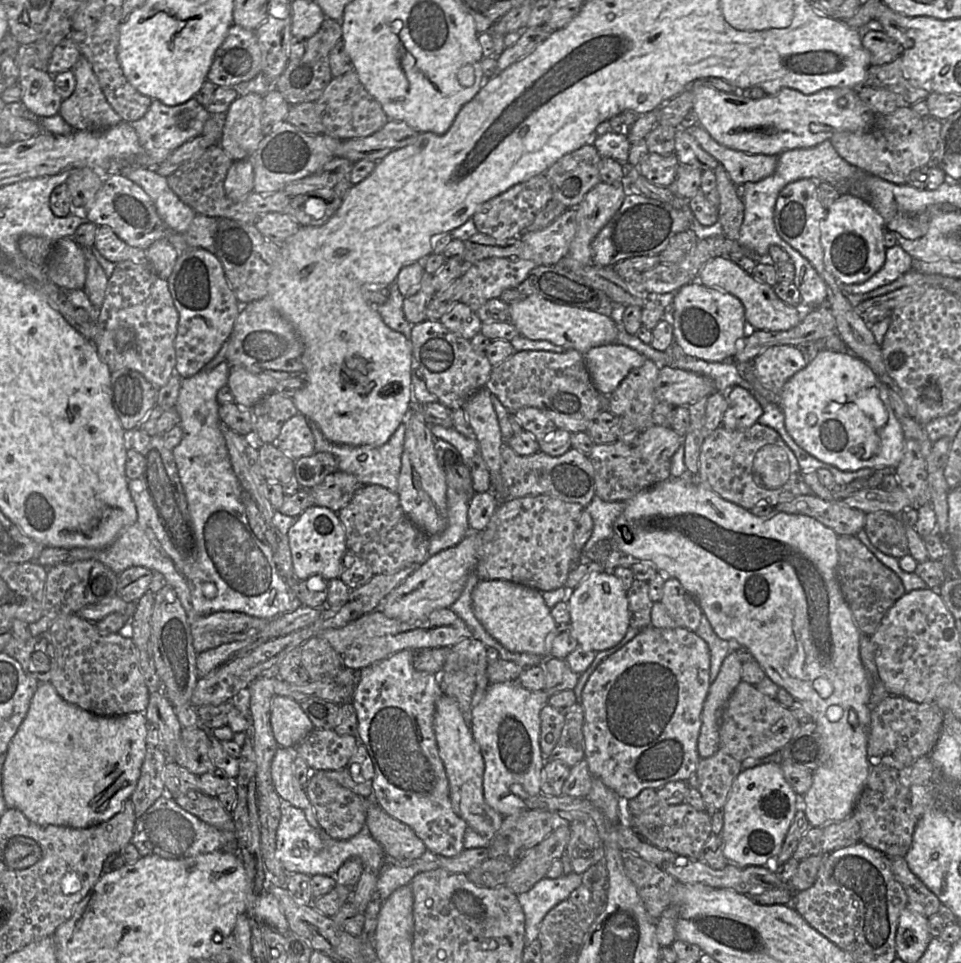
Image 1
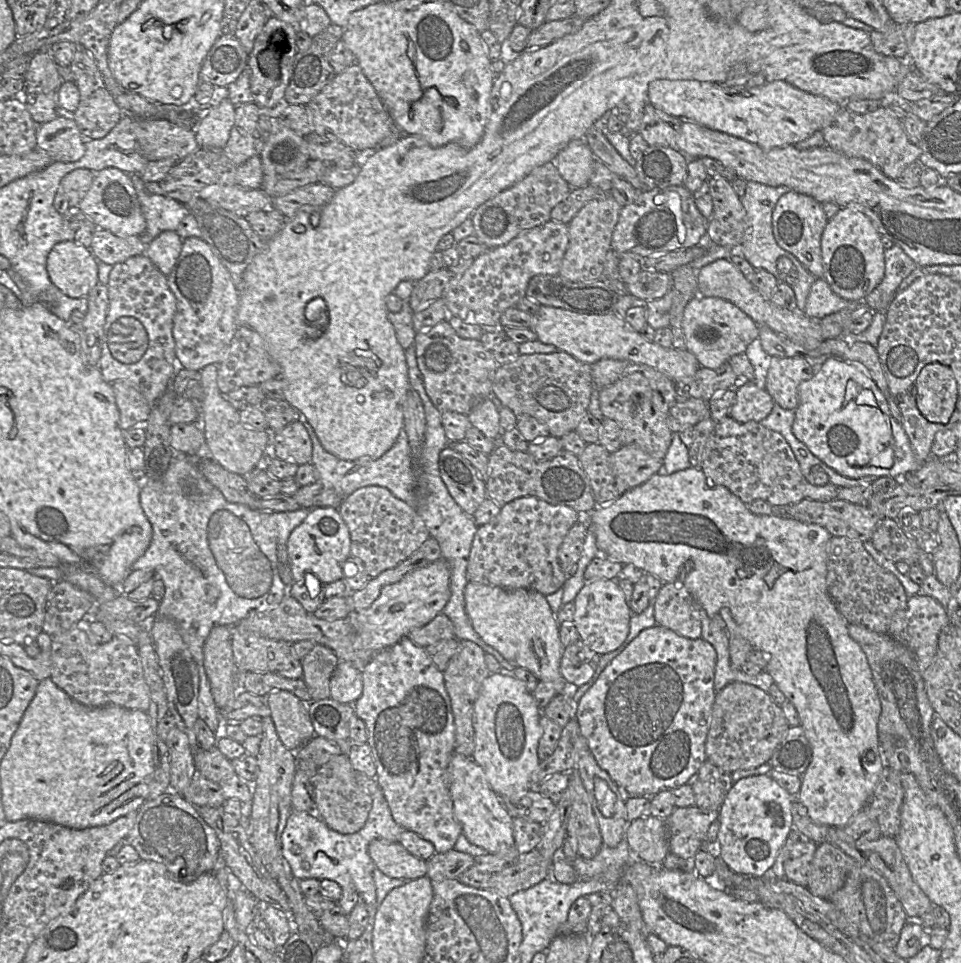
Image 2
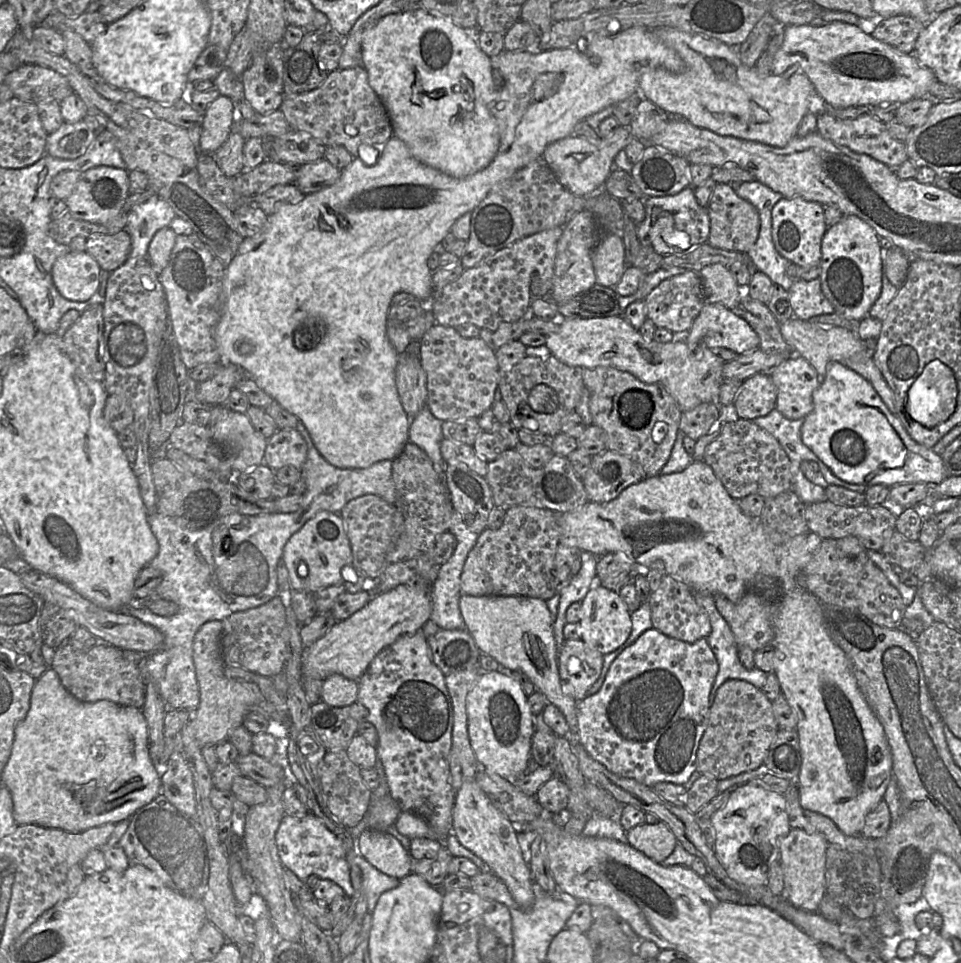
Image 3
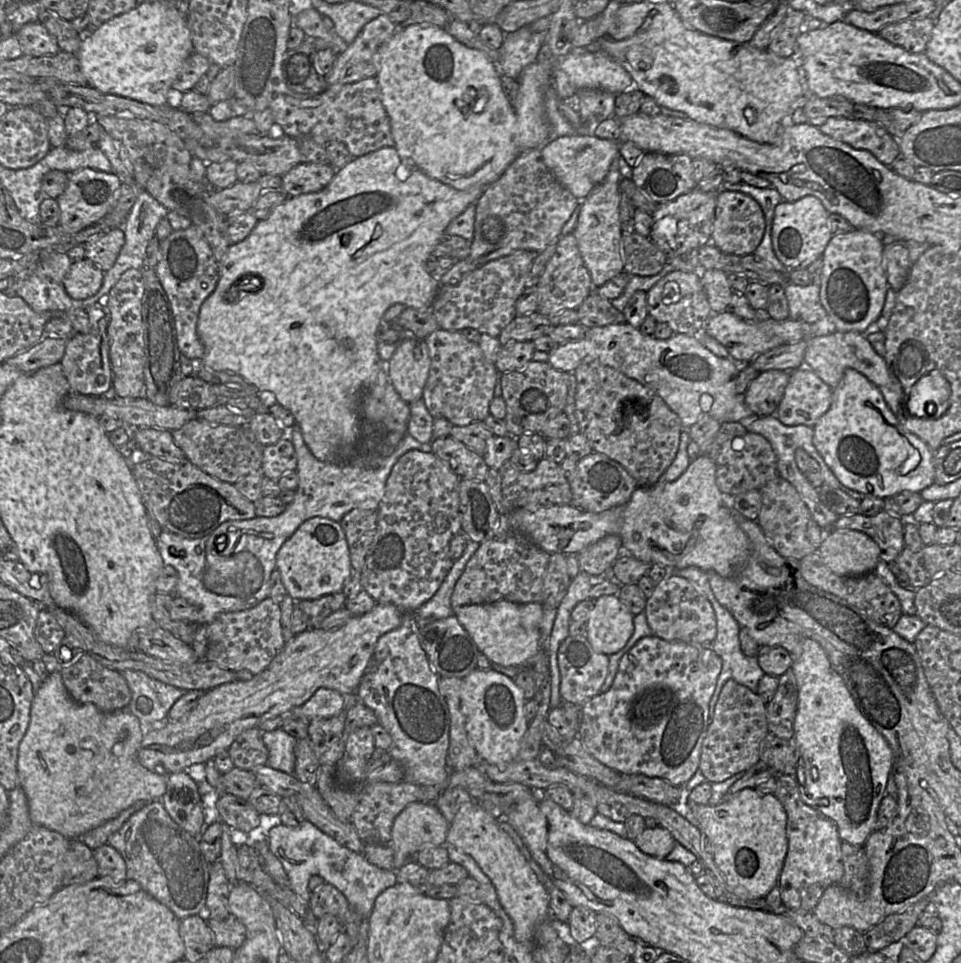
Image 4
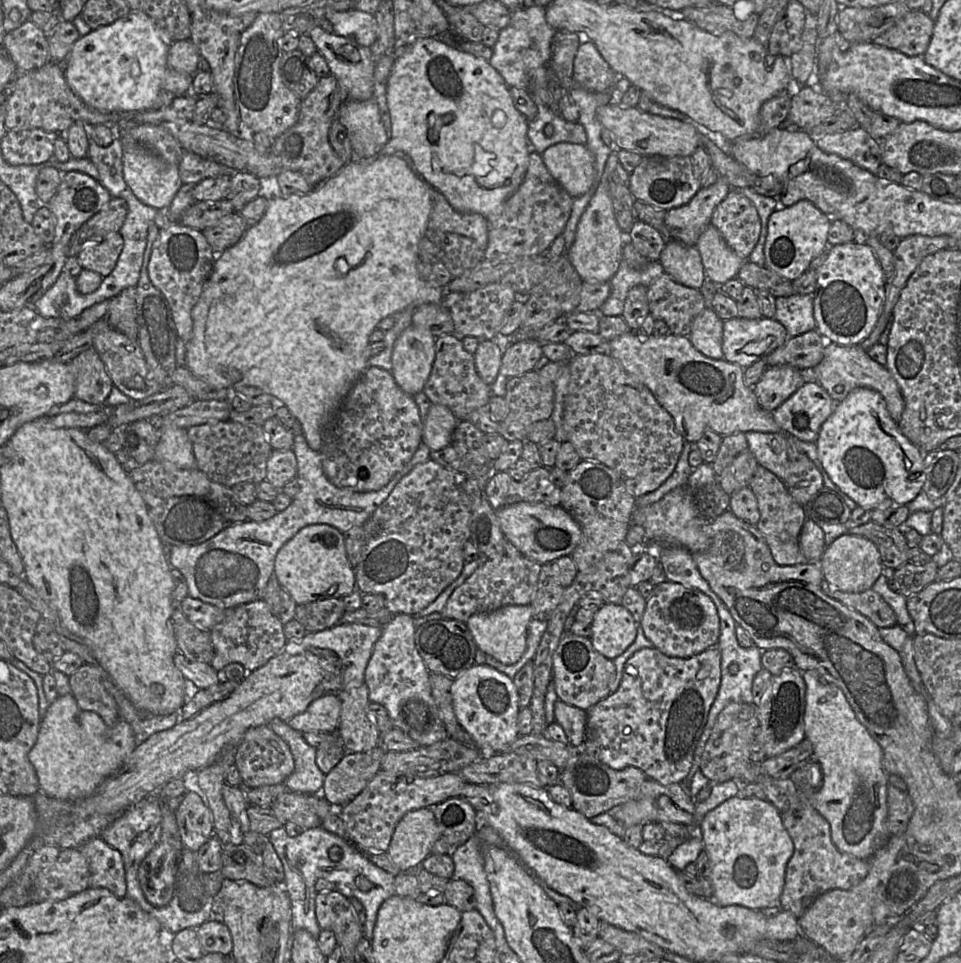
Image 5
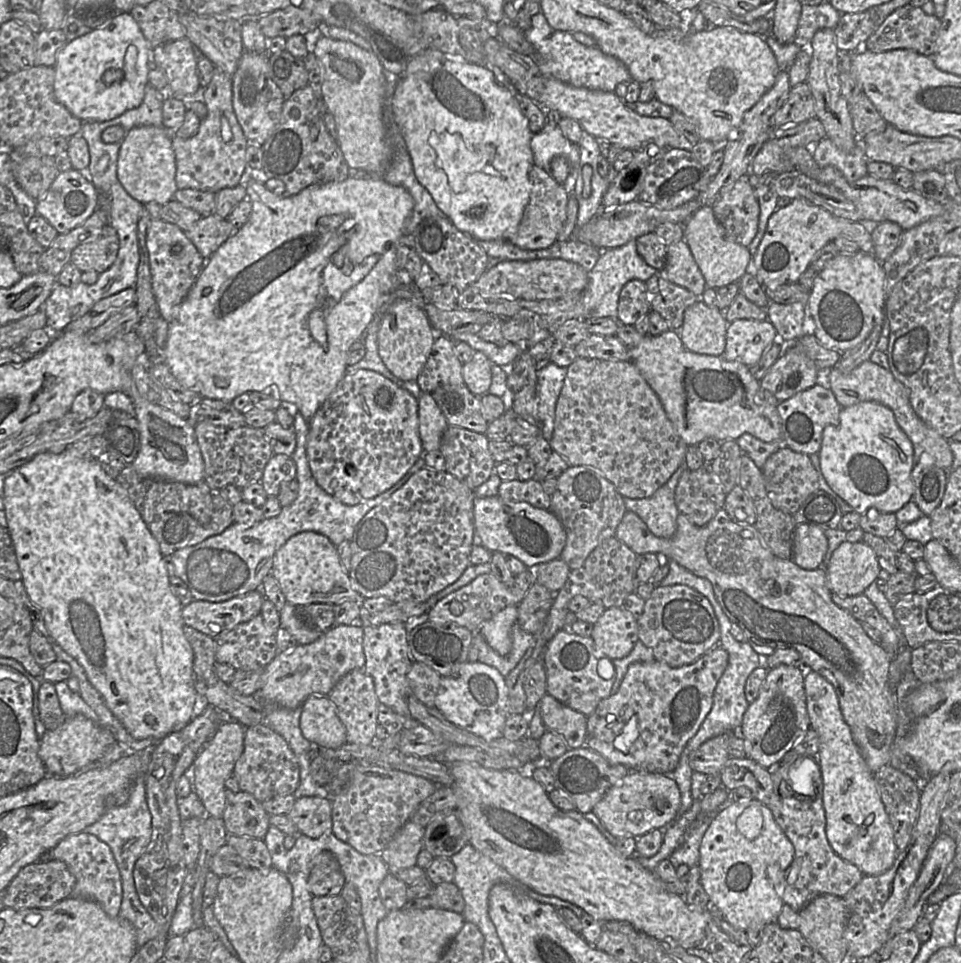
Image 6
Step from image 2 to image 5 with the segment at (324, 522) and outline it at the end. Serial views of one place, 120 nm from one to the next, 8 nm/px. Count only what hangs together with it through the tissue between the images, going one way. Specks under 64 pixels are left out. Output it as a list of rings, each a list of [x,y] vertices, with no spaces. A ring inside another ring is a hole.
[[[328,524],[307,525],[287,541],[276,554],[274,575],[297,605],[343,598],[356,590],[355,568],[348,560],[343,533]]]

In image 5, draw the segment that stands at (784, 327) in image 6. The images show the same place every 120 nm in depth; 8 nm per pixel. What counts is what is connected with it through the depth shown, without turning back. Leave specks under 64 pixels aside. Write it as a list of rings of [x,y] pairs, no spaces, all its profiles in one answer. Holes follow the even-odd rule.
[[[815,293],[776,298],[774,318],[786,328],[789,338],[816,329],[814,298]]]

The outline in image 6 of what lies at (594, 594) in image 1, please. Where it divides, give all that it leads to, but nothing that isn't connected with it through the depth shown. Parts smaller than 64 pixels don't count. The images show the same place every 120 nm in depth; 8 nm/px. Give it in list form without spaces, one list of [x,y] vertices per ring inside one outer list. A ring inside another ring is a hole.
[[[623,607],[606,608],[593,625],[591,638],[599,654],[610,660],[624,658],[639,640],[637,620]]]

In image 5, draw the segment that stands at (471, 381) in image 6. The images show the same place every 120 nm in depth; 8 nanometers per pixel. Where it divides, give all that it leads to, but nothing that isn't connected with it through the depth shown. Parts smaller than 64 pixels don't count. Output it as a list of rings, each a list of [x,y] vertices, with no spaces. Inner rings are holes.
[[[501,336],[493,340],[484,339],[474,353],[475,367],[480,378],[487,384],[492,385],[500,371],[502,356],[507,346],[512,343],[508,337]]]

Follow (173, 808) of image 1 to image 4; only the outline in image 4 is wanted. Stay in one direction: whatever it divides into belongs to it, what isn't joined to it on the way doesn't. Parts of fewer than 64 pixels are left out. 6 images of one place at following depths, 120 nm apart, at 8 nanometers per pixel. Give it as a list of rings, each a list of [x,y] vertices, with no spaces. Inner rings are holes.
[[[162,799],[152,801],[134,813],[113,833],[107,844],[115,848],[126,863],[127,879],[135,880],[181,921],[206,906],[210,864],[203,856],[199,837],[183,830],[166,811]]]

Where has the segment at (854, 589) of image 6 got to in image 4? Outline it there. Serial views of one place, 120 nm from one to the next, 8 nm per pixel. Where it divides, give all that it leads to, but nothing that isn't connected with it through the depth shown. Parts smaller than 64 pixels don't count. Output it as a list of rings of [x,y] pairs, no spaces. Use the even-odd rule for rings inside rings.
[[[851,529],[827,531],[817,550],[824,564],[838,576],[874,572],[880,560],[877,543],[867,534]]]

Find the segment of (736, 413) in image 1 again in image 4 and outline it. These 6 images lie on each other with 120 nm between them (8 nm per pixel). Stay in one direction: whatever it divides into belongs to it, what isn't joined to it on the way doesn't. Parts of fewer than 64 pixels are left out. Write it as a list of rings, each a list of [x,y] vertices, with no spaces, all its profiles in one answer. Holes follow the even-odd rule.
[[[790,371],[759,372],[743,394],[743,401],[756,417],[774,415],[788,384]]]

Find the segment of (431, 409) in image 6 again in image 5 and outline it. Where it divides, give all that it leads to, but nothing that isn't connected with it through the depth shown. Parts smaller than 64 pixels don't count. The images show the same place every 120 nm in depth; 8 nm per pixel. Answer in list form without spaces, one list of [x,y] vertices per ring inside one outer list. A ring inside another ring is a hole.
[[[431,404],[423,421],[422,442],[432,451],[445,448],[452,443],[458,419],[452,411],[440,404]]]

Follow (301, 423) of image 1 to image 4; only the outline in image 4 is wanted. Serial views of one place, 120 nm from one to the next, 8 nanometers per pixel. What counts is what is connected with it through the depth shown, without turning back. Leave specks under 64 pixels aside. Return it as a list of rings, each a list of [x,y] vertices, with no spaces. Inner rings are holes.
[[[286,434],[277,443],[264,447],[261,471],[265,478],[278,481],[285,473],[296,471],[297,457],[292,441]]]

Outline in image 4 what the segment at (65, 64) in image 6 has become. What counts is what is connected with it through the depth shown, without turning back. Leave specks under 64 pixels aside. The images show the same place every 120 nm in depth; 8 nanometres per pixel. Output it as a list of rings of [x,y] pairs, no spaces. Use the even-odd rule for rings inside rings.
[[[142,2],[92,31],[81,42],[77,53],[88,85],[105,94],[114,94],[153,106],[168,104],[168,92],[185,60],[194,52],[186,21],[185,2]]]

